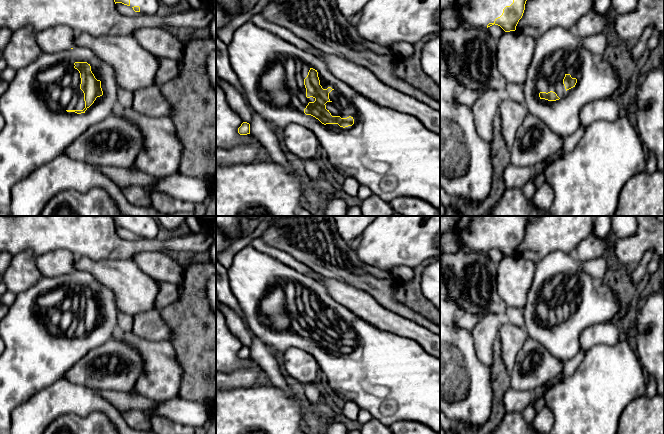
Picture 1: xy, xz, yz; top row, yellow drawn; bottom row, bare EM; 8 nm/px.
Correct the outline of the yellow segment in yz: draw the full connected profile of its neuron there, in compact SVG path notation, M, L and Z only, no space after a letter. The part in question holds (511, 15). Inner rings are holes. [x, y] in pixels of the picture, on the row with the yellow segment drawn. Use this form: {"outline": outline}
{"outline": "M457 0L456 8L460 20L467 26L485 28L492 25L500 26L505 32L515 31L519 20L522 18L527 0Z"}

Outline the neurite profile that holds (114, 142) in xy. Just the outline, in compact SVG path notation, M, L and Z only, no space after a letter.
M110 115L89 127L62 154L102 168L130 168L143 145L138 127L121 116Z

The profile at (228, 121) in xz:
M216 84L216 148L229 150L253 142L250 134L240 135L238 133L238 128L242 123L242 118L230 107L222 88Z

